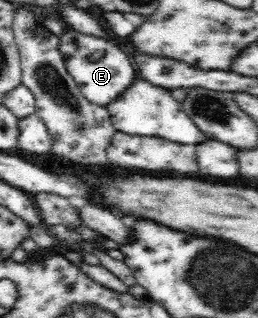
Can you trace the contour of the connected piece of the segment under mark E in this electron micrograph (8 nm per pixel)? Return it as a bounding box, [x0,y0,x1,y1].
[59,29,136,107]

